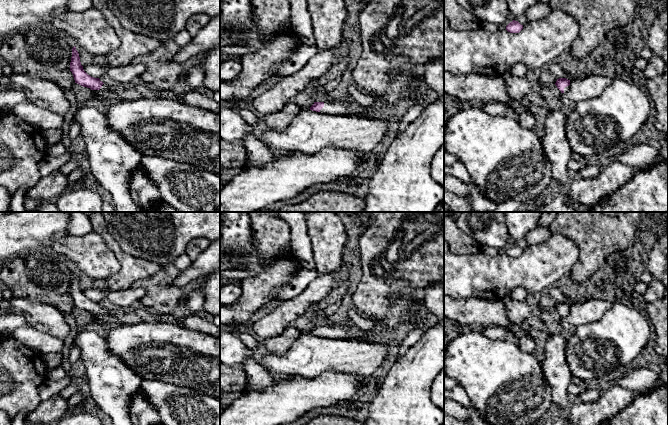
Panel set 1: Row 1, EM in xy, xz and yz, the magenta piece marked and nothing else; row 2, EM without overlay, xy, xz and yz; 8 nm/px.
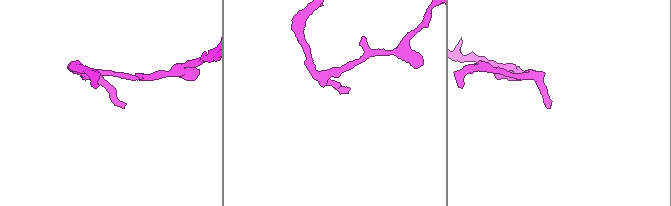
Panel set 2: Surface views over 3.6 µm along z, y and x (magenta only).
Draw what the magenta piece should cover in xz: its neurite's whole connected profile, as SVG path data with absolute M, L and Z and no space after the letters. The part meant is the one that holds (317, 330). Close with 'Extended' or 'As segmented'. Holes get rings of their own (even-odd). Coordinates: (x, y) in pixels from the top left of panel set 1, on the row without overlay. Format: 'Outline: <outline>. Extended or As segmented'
Outline: M314 326L310 331L310 334L321 336L323 338L350 340L357 338L368 338L368 335L364 330L355 327L324 327Z. Extended

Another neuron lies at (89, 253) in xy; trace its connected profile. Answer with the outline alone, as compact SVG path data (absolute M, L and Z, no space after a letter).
M95 232L83 236L67 236L52 242L52 247L66 256L75 270L92 279L104 281L121 268L114 252L107 246L103 237Z

